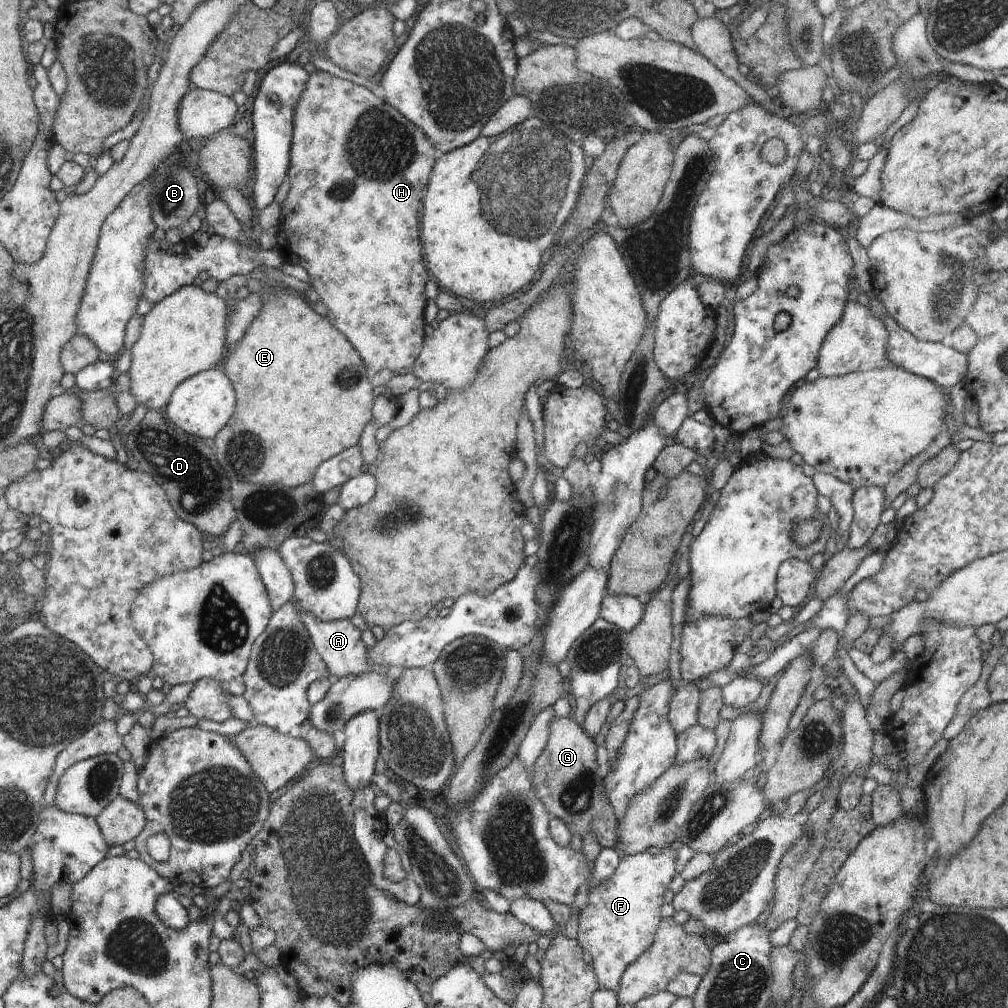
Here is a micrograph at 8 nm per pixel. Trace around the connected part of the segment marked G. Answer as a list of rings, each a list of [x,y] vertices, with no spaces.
[[[571,716],[550,721],[549,739],[530,771],[542,804],[552,818],[561,819],[572,836],[592,835],[601,850],[614,848],[617,818],[603,785],[603,769],[596,763],[597,746]]]

